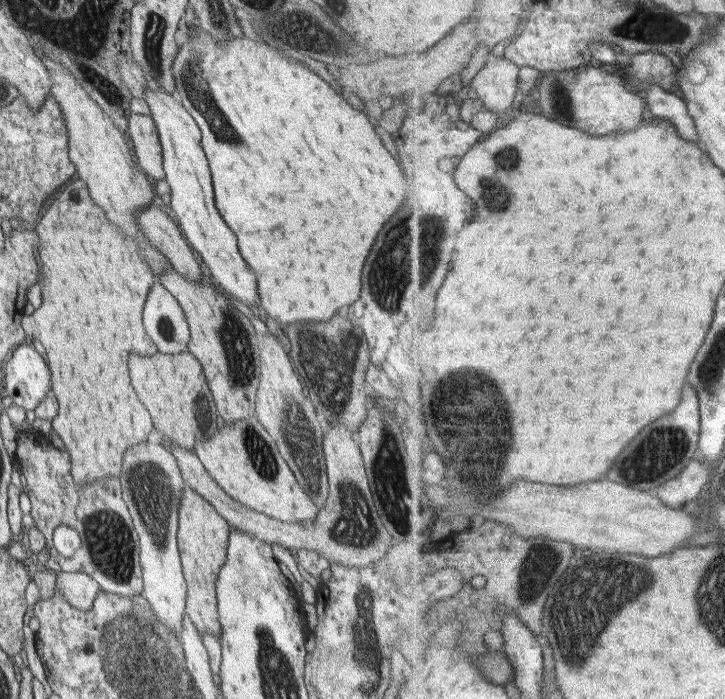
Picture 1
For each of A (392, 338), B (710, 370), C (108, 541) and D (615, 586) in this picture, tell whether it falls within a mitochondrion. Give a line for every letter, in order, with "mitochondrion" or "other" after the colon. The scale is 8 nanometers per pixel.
A: other
B: mitochondrion
C: mitochondrion
D: mitochondrion

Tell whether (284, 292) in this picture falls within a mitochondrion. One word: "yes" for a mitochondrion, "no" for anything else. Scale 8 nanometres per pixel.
no

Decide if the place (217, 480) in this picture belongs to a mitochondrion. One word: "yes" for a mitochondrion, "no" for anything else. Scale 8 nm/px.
no

